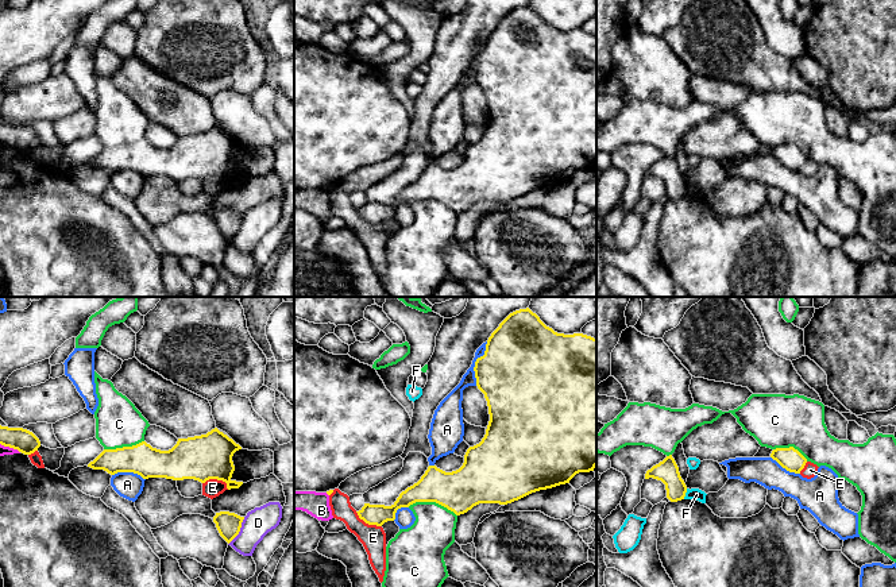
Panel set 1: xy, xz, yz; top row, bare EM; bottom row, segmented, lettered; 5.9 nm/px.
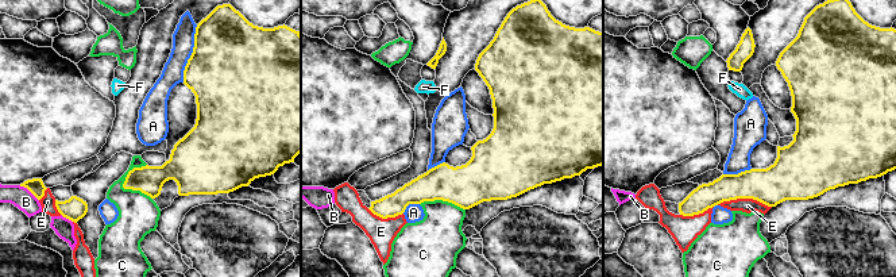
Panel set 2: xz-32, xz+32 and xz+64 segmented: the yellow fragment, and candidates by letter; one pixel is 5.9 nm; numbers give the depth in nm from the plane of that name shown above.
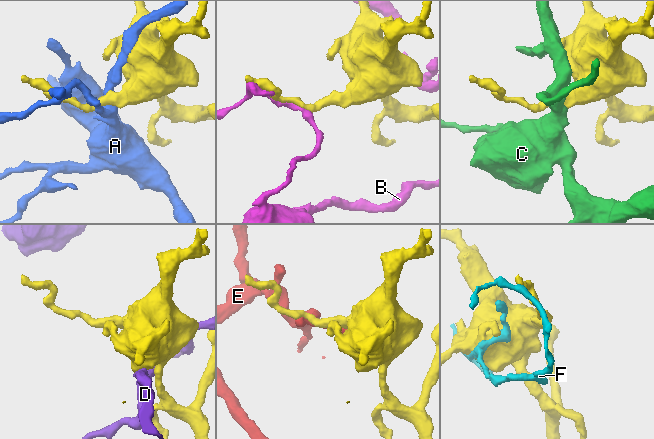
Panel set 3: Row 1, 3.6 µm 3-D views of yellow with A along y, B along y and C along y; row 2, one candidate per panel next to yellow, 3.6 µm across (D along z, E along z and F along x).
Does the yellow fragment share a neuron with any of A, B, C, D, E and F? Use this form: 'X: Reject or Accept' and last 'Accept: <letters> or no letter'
A: Reject
B: Reject
C: Accept
D: Reject
E: Reject
F: Reject
Accept: C

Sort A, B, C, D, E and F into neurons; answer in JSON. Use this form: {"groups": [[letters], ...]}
{"groups": [["A"], ["B"], ["C"], ["D"], ["E"], ["F"]]}

